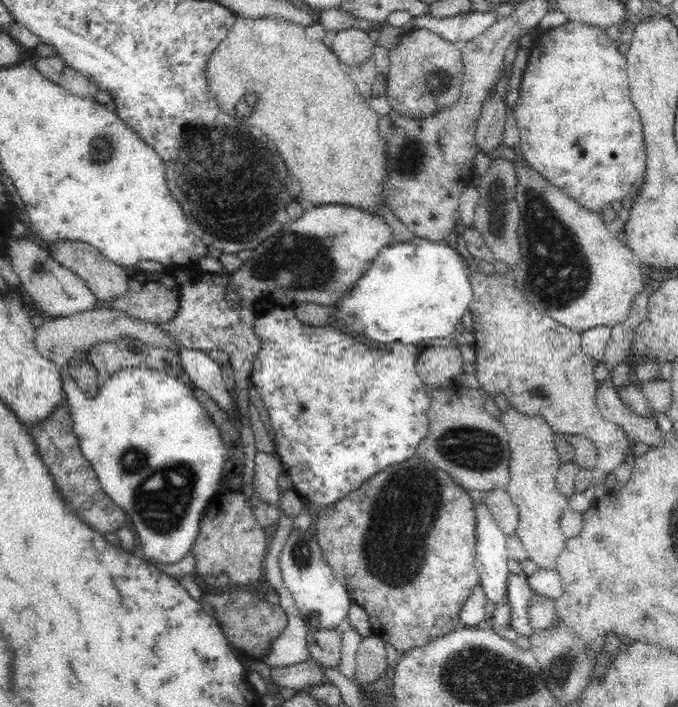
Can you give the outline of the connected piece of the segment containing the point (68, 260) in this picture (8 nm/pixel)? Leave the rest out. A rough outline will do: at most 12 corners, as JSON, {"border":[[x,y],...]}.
{"border":[[83,242],[44,244],[98,304],[129,292],[132,272]]}

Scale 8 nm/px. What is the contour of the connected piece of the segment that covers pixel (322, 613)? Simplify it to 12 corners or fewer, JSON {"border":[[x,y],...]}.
{"border":[[313,528],[279,554],[286,588],[310,625],[336,629],[352,600]]}

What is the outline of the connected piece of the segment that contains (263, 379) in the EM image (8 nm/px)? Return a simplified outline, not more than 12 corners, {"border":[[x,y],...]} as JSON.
{"border":[[258,313],[276,452],[324,508],[416,456],[420,347]]}

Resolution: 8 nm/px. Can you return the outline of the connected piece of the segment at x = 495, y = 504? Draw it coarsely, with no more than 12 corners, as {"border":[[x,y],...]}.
{"border":[[505,488],[484,503],[506,536],[517,536],[519,512]]}

